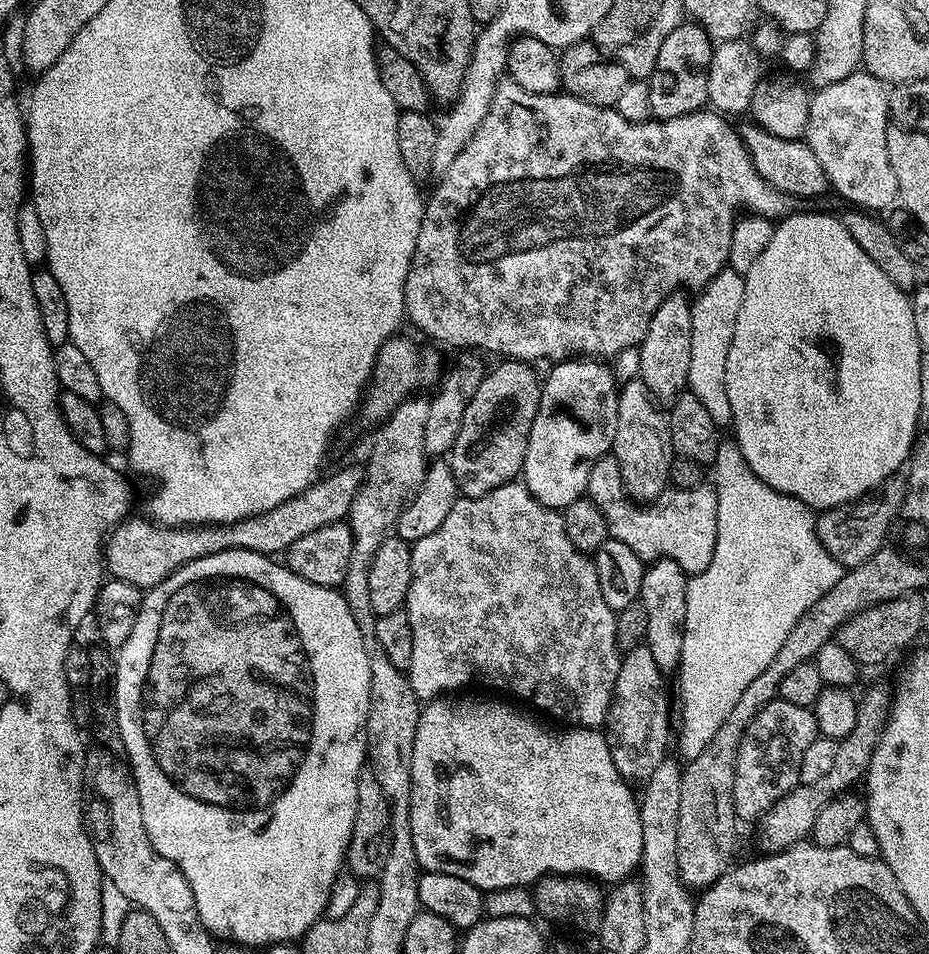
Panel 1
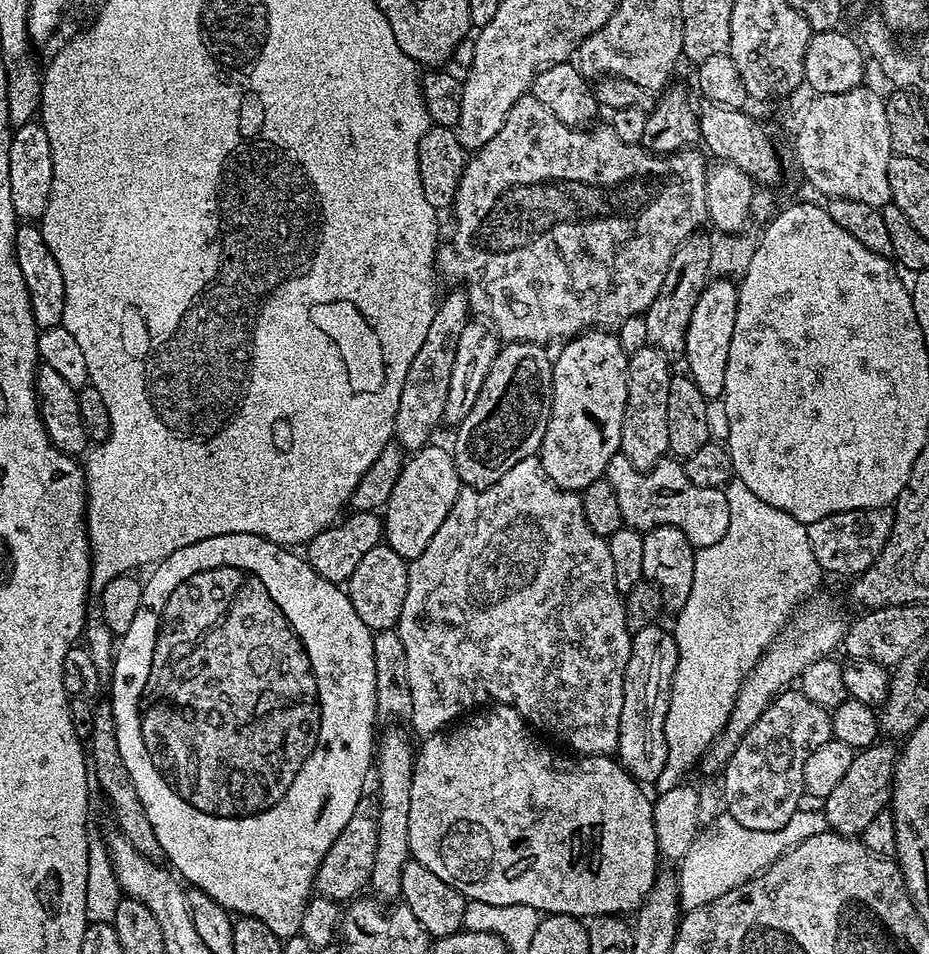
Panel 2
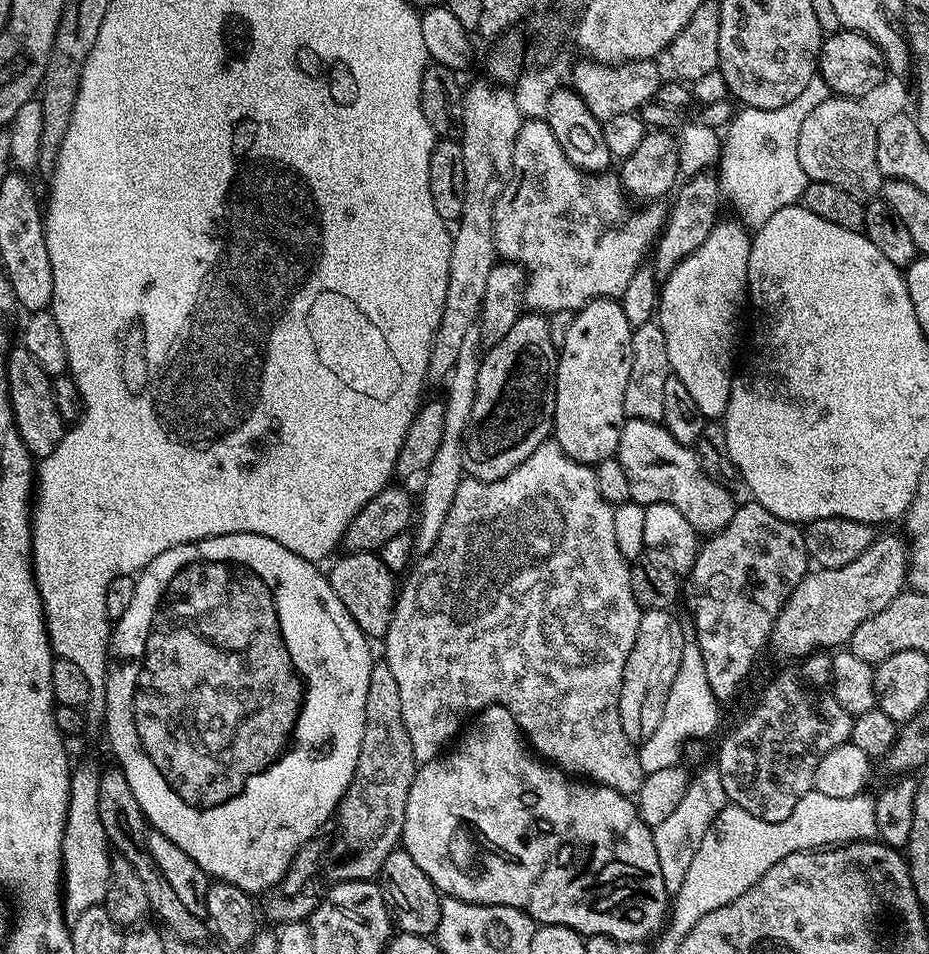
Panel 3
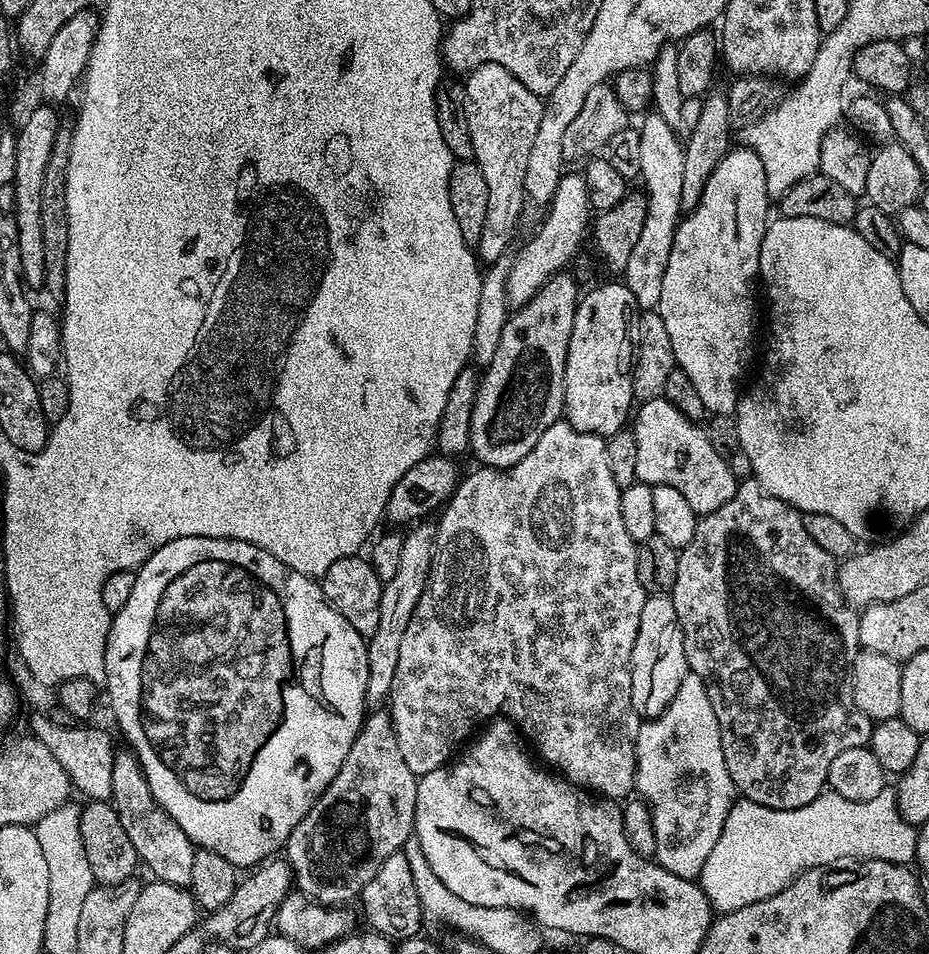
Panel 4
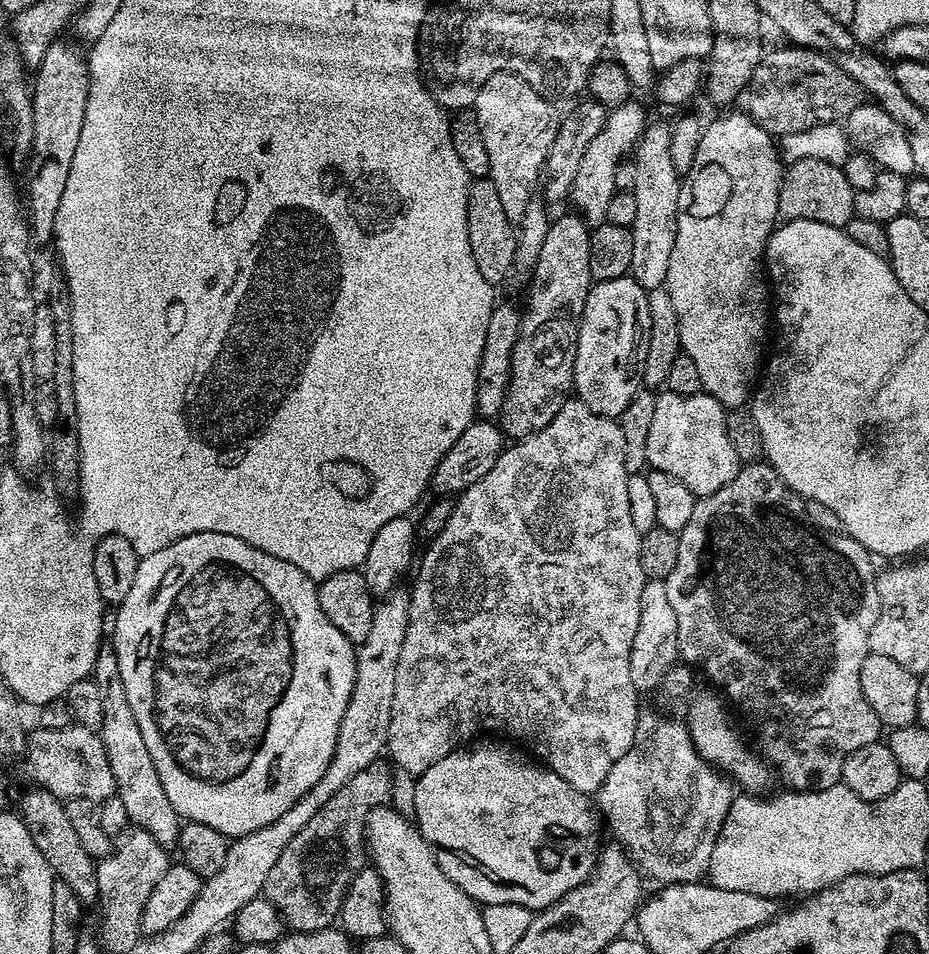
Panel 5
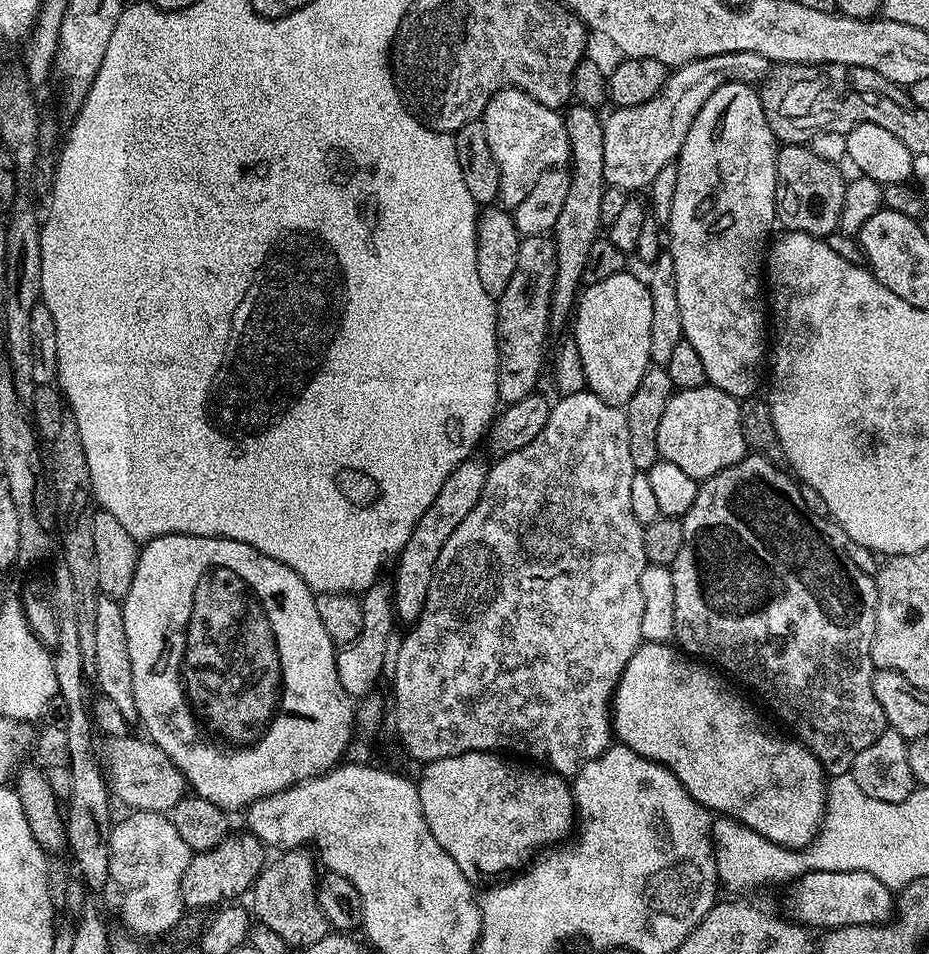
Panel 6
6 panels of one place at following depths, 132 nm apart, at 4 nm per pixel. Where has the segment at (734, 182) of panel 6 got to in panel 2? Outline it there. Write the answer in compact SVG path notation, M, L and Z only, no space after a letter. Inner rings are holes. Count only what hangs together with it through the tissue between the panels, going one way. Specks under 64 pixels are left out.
M712 278L705 284L692 313L690 324L686 326L684 338L684 351L682 360L688 363L687 375L702 390L702 394L708 397L709 401L716 402L723 397L724 383L726 382L726 362L730 358L730 338L734 338L734 318L738 314L738 288L731 279Z

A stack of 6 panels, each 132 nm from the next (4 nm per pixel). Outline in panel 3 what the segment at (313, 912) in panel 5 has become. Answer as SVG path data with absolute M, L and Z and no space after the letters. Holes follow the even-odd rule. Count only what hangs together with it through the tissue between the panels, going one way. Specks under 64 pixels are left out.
M383 662L373 663L370 690L366 690L366 726L362 734L362 750L354 778L336 810L334 825L340 831L326 848L322 872L329 881L372 880L379 877L391 852L397 851L404 835L406 802L417 770L414 750L410 750L410 734L402 722L402 698L398 681Z

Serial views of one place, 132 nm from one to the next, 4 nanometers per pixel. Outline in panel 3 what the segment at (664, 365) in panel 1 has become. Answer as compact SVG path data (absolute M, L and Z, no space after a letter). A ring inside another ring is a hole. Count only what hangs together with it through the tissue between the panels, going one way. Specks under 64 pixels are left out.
M712 174L689 176L675 189L674 197L676 196L676 201L673 202L672 208L670 204L670 207L667 209L664 227L654 245L654 256L656 252L654 271L657 281L663 282L667 280L668 276L680 262L685 260L694 250L698 250L698 246L702 246L702 242L706 242L706 238L710 238L714 226L721 219L720 200L722 204L722 193L720 190L720 182L715 175L708 175Z

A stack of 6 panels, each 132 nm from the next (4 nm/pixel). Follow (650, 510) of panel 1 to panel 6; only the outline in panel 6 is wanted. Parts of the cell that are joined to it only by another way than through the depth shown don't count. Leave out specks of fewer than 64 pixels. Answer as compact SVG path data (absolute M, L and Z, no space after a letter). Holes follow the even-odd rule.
M709 383L700 388L673 391L670 402L666 402L666 411L662 413L662 422L658 426L658 450L660 459L674 462L674 466L679 466L685 474L690 474L690 478L698 482L709 480L714 474L726 470L726 466L734 466L749 451L746 438L742 434L740 400L713 388Z

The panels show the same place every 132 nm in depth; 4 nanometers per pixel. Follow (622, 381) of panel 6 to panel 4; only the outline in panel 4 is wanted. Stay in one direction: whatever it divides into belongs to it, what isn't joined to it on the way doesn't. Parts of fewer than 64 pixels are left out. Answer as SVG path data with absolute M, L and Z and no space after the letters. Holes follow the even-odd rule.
M622 282L600 284L579 297L566 354L562 413L574 430L607 438L629 423L634 408L632 362L639 317L634 294Z

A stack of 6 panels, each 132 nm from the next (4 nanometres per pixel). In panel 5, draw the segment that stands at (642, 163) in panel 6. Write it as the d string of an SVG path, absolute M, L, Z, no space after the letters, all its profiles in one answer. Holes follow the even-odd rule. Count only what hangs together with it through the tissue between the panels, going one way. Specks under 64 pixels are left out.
M629 102L611 109L604 117L602 130L586 146L586 154L582 154L582 162L578 165L578 174L574 174L574 184L570 193L570 204L579 213L589 229L597 228L606 221L606 206L613 194L614 174L616 168L625 159L624 156L633 151L634 145L640 141L646 127L644 112L635 102Z

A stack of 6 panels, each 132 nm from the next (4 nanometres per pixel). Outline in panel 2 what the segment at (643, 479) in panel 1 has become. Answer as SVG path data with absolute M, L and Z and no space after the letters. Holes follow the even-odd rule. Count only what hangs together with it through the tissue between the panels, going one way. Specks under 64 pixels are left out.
M645 346L628 357L628 385L620 452L630 458L632 465L642 473L669 455L670 430L666 426L666 398L670 398L670 382L674 372L668 369L668 364L669 357L655 346Z

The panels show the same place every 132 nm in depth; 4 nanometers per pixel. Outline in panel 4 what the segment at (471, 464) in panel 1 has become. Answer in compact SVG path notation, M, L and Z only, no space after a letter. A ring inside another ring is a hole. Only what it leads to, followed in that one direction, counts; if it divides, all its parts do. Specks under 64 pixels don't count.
M561 270L549 276L540 287L538 294L530 298L521 308L509 315L502 339L498 341L498 351L494 358L483 369L480 376L480 389L474 402L474 414L470 418L470 436L468 446L471 455L480 459L479 463L486 468L509 468L514 462L522 462L534 442L546 434L546 430L556 420L561 419L564 410L564 371L566 354L570 346L570 330L574 330L574 314L578 303L576 280Z

